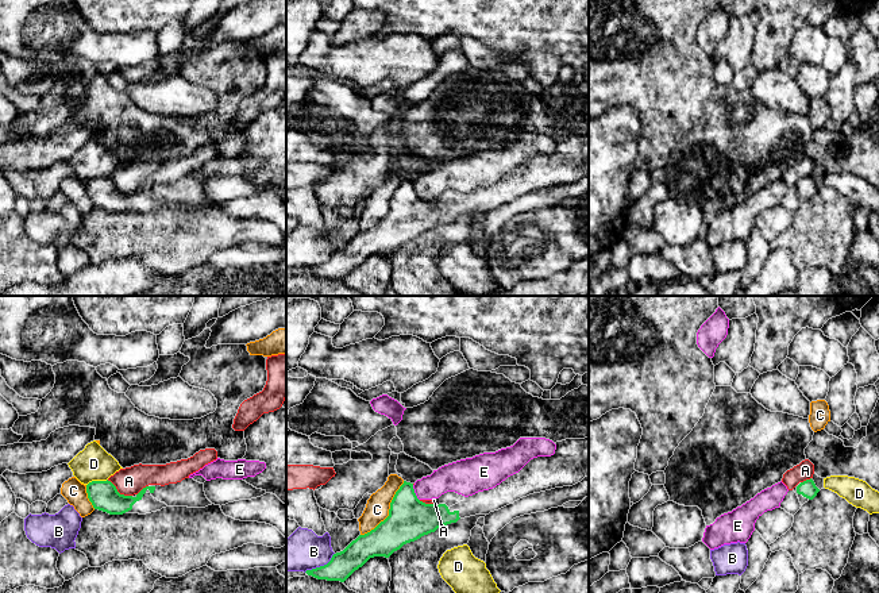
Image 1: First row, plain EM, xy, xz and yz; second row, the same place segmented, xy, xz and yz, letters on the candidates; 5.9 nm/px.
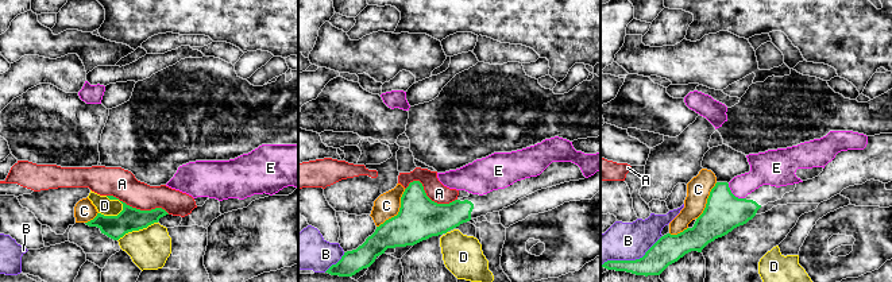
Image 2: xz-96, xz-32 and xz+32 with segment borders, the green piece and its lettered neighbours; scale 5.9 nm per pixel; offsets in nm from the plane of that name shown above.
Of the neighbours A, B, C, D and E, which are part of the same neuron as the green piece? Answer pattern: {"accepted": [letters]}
{"accepted": []}

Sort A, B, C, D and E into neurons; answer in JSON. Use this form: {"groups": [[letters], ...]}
{"groups": [["A"], ["B"], ["C"], ["D"], ["E"]]}

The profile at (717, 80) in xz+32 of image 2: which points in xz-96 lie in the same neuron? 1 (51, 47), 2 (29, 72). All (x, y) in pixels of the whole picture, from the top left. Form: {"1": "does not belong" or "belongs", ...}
{"1": "belongs", "2": "does not belong"}

